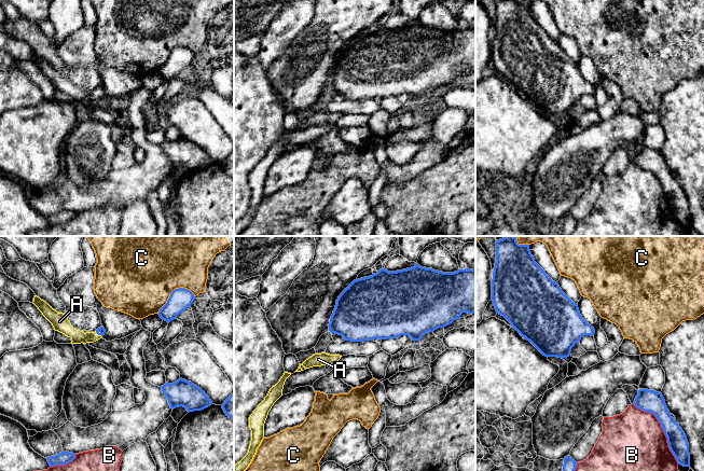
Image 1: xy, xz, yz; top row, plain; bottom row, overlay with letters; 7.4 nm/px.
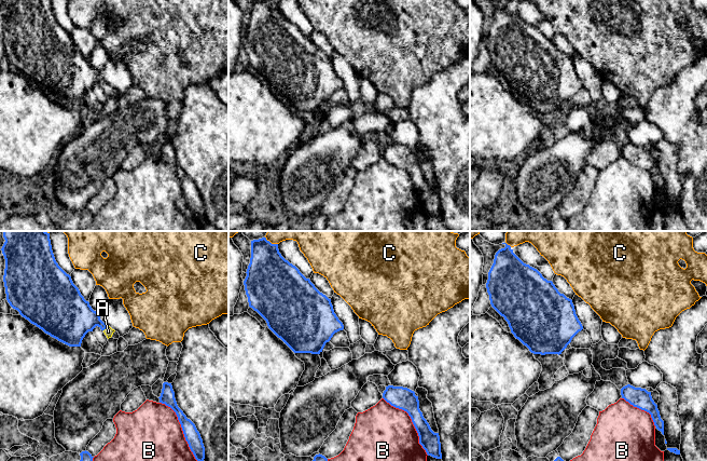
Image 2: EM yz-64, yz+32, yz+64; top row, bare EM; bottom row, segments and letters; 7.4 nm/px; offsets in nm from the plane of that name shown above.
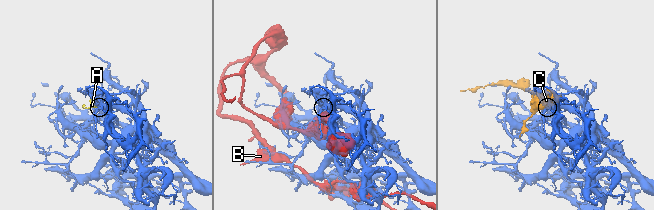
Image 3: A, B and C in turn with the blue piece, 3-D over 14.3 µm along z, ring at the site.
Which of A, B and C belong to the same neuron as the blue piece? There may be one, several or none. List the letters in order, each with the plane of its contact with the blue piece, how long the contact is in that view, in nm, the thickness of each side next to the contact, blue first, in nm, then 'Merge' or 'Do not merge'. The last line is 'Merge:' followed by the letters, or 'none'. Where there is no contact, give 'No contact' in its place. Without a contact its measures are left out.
A: Touches blue in xy. Shared border 70 nm. Thickness 60 nm (blue) against 100 nm. Merge
B: Touches blue in yz. Shared border 550 nm. Thickness 160 nm (blue) against 500 nm. Do not merge
C: Touches blue in xy. Shared border 320 nm. Thickness 160 nm (blue) against 480 nm. Do not merge
Merge: A

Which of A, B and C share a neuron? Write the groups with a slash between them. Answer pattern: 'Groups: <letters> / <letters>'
Groups: A / B / C

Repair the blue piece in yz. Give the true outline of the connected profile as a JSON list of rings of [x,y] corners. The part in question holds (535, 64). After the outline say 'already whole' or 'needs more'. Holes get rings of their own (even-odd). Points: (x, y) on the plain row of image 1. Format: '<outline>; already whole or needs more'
[[[496,0],[496,22],[492,38],[492,59],[497,72],[503,74],[511,84],[529,99],[543,114],[567,116],[576,101],[584,94],[593,95],[595,88],[580,73],[575,63],[535,20],[529,3],[517,0]]]; already whole

